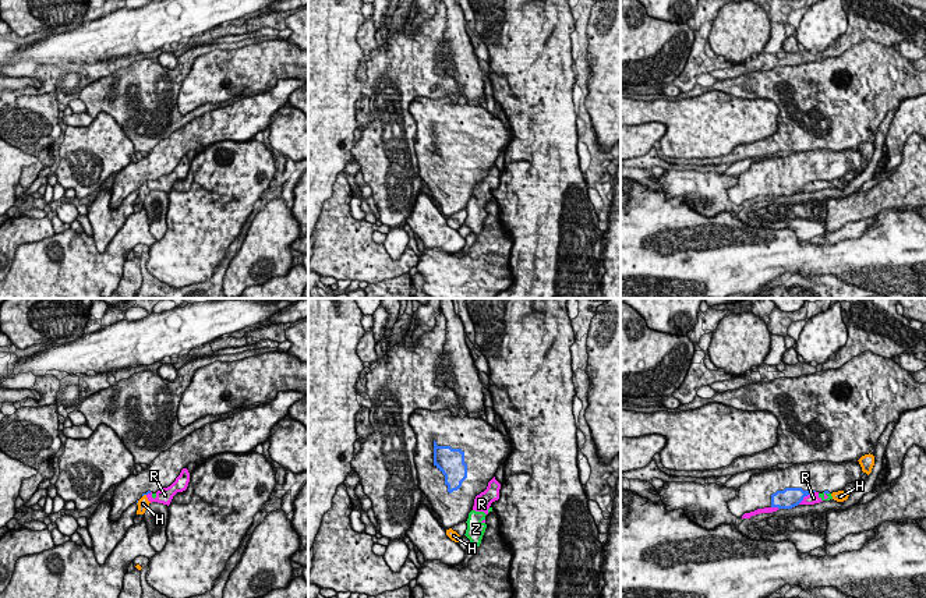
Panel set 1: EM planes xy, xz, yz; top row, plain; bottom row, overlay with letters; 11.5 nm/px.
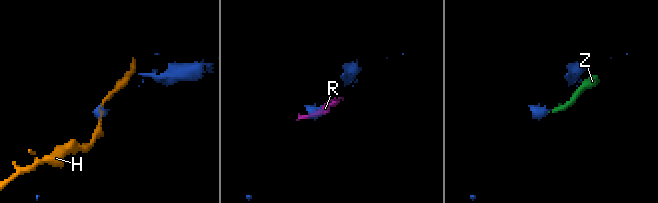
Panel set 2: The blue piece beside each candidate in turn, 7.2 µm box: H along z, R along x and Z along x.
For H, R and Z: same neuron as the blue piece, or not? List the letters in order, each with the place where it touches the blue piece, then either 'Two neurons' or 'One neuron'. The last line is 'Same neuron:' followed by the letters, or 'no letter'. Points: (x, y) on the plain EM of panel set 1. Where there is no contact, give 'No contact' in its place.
H: Touches blue at xy (144, 181). Two neurons
R: Touches blue at yz (806, 183). Two neurons
Z: Touches blue at yz (826, 180). Two neurons
Same neuron: no letter

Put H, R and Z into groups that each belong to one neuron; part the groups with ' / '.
H / R Z

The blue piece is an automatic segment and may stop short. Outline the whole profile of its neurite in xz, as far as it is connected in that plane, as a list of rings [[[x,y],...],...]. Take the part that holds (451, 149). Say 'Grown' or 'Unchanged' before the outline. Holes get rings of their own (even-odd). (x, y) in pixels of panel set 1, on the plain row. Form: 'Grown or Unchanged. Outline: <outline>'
Grown. Outline: [[[418,96],[410,105],[410,114],[417,127],[420,178],[445,217],[467,209],[476,184],[508,148],[509,125],[481,106],[453,105],[449,98]]]

